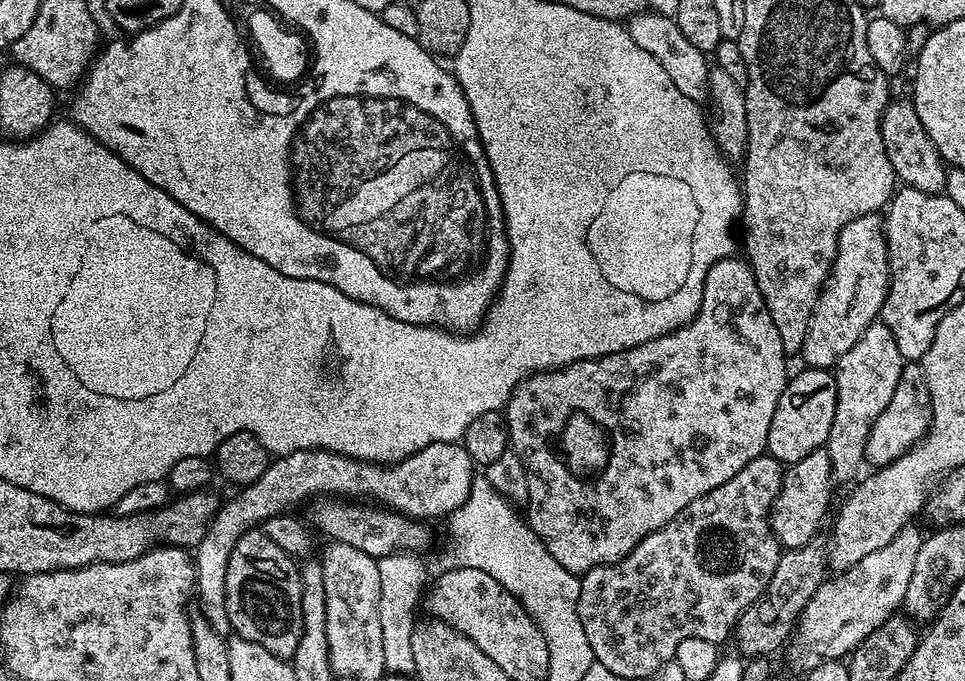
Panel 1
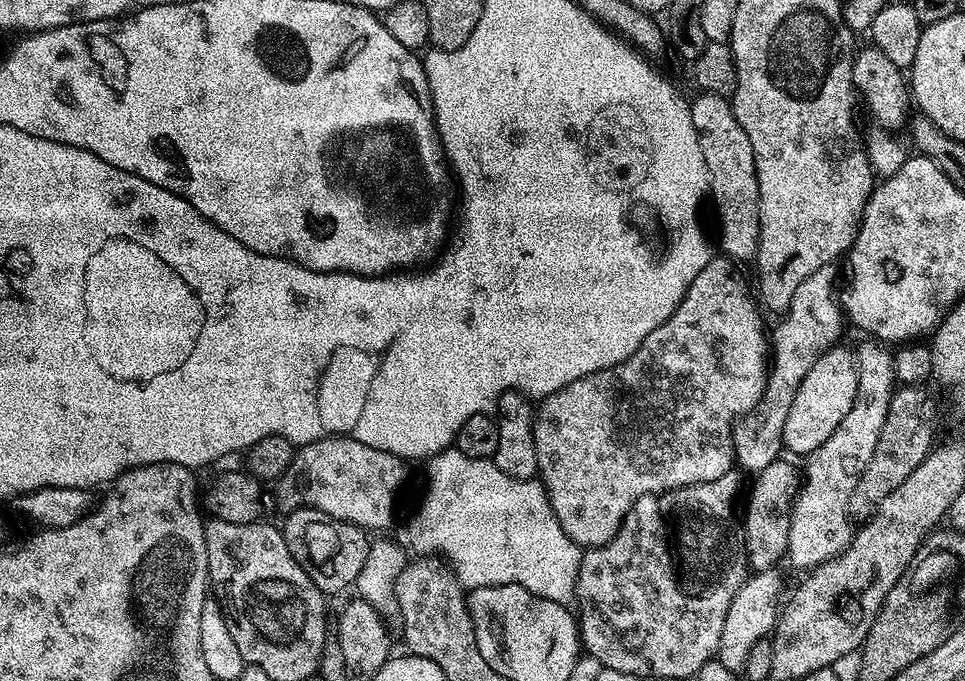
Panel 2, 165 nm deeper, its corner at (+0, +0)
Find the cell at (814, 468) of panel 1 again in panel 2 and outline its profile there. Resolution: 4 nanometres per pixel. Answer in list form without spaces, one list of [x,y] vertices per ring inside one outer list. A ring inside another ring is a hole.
[[[784,458],[770,462],[762,471],[755,473],[752,493],[748,496],[748,505],[742,508],[742,527],[744,541],[748,551],[748,566],[753,573],[765,572],[767,568],[776,568],[779,560],[785,559],[790,538],[790,514],[792,504],[800,492],[801,473]]]

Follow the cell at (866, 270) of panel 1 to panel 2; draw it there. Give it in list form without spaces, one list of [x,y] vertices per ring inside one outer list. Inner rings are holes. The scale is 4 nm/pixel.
[[[823,264],[818,270],[814,270],[814,274],[810,274],[810,278],[806,278],[806,282],[802,282],[802,286],[798,286],[798,290],[794,290],[794,298],[790,302],[786,315],[781,319],[785,320],[777,326],[776,333],[774,331],[771,333],[770,371],[766,390],[762,394],[758,406],[754,406],[754,410],[737,423],[732,434],[734,460],[745,473],[755,474],[762,471],[785,451],[786,414],[790,414],[790,405],[794,403],[794,394],[798,394],[798,386],[802,382],[802,378],[806,378],[806,370],[810,370],[810,366],[814,366],[814,362],[818,362],[820,355],[839,341],[836,339],[839,338],[844,324],[846,328],[846,316],[842,311],[838,292],[836,296],[836,272],[834,269],[832,264]]]

